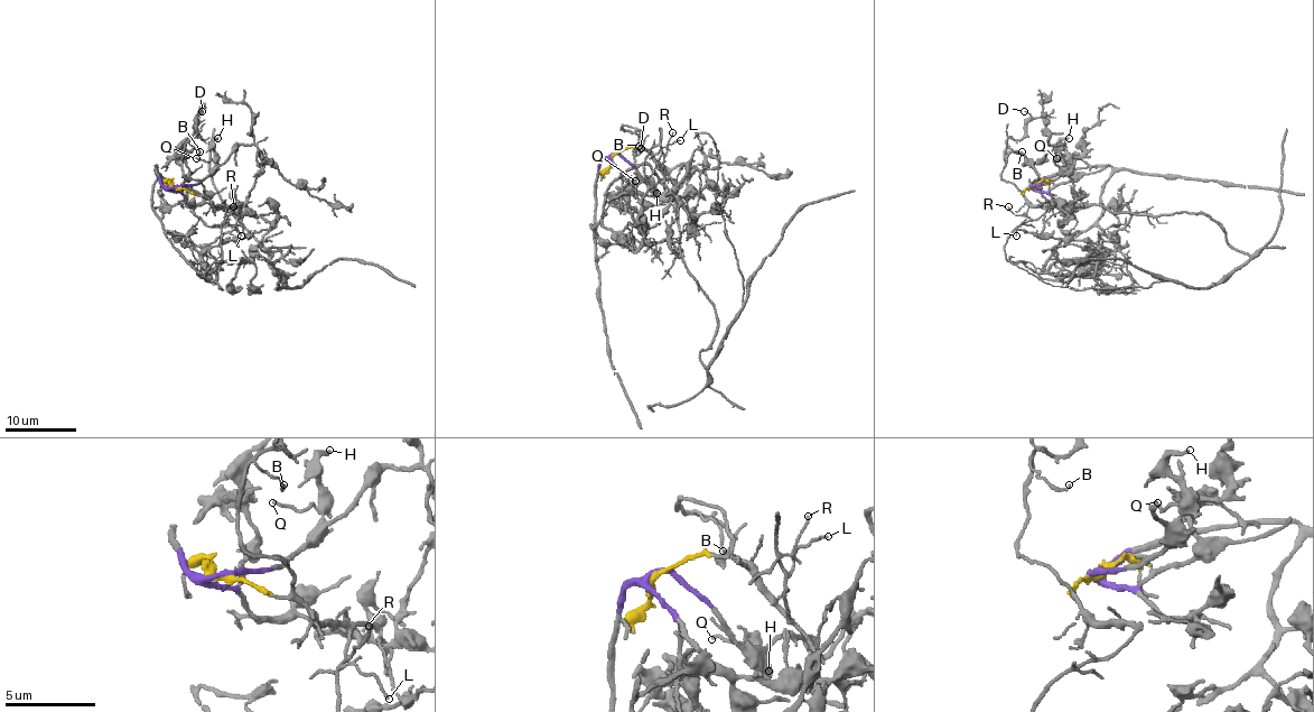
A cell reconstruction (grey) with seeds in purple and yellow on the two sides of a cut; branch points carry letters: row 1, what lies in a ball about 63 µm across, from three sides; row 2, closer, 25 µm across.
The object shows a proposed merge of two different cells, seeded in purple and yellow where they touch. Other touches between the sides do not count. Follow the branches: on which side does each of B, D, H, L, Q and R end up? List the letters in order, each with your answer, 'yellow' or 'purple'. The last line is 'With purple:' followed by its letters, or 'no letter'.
B: yellow
D: yellow
H: purple
L: yellow
Q: purple
R: yellow
With purple: H, Q

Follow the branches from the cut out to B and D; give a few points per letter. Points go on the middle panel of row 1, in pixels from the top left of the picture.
B: (613, 155), (641, 146), (643, 139), (636, 128), (622, 126), (622, 130), (637, 137), (640, 146)
D: (613, 155), (640, 148), (643, 139), (636, 128), (622, 126), (641, 139), (637, 155), (641, 148)

